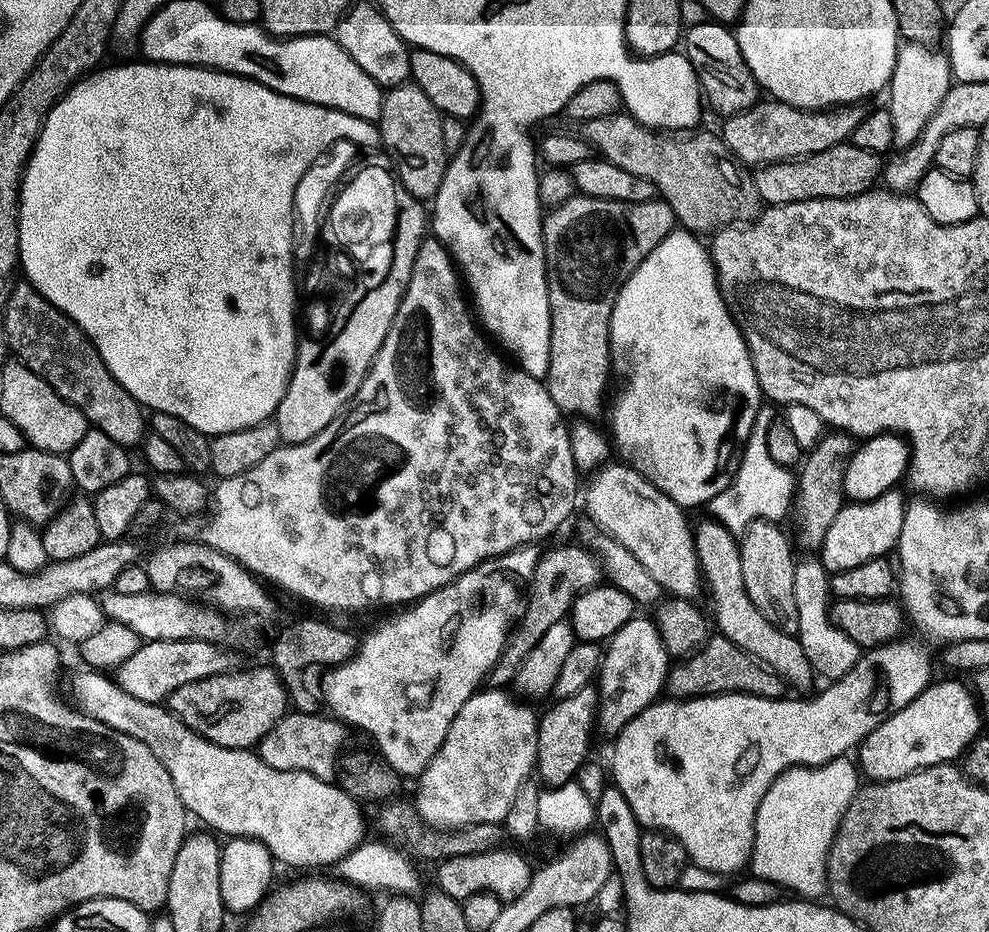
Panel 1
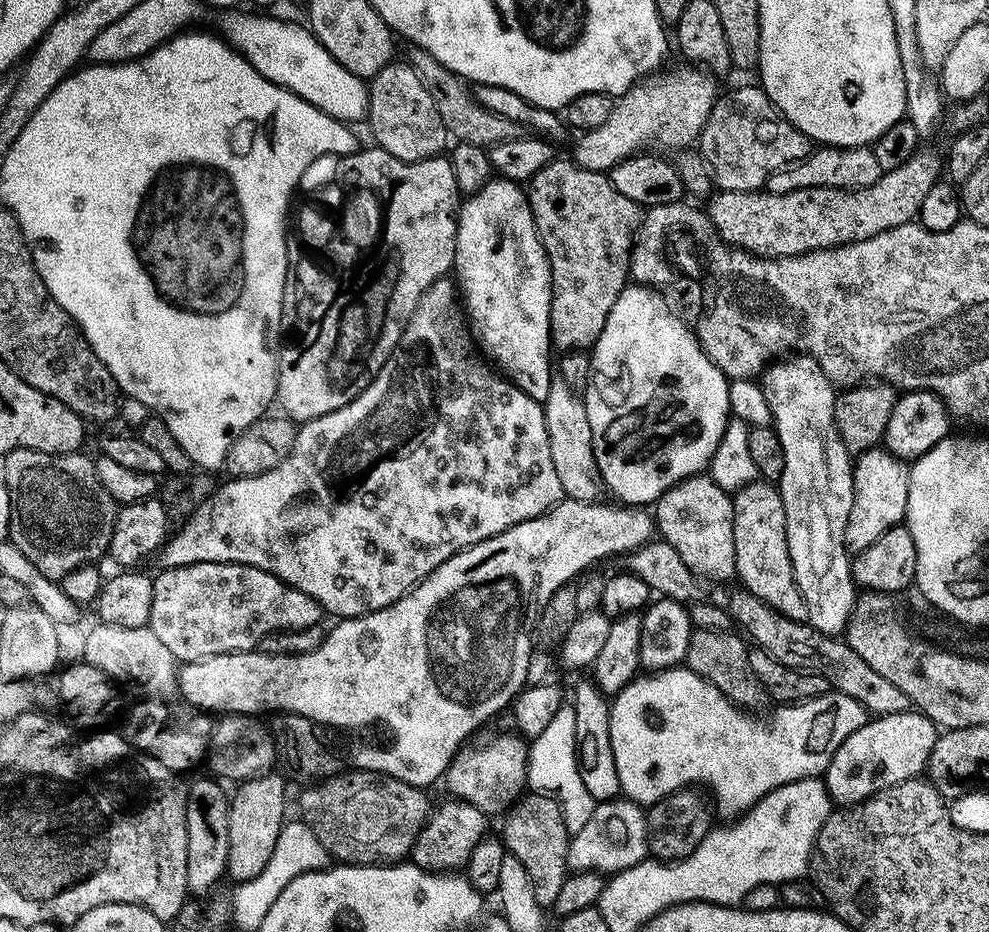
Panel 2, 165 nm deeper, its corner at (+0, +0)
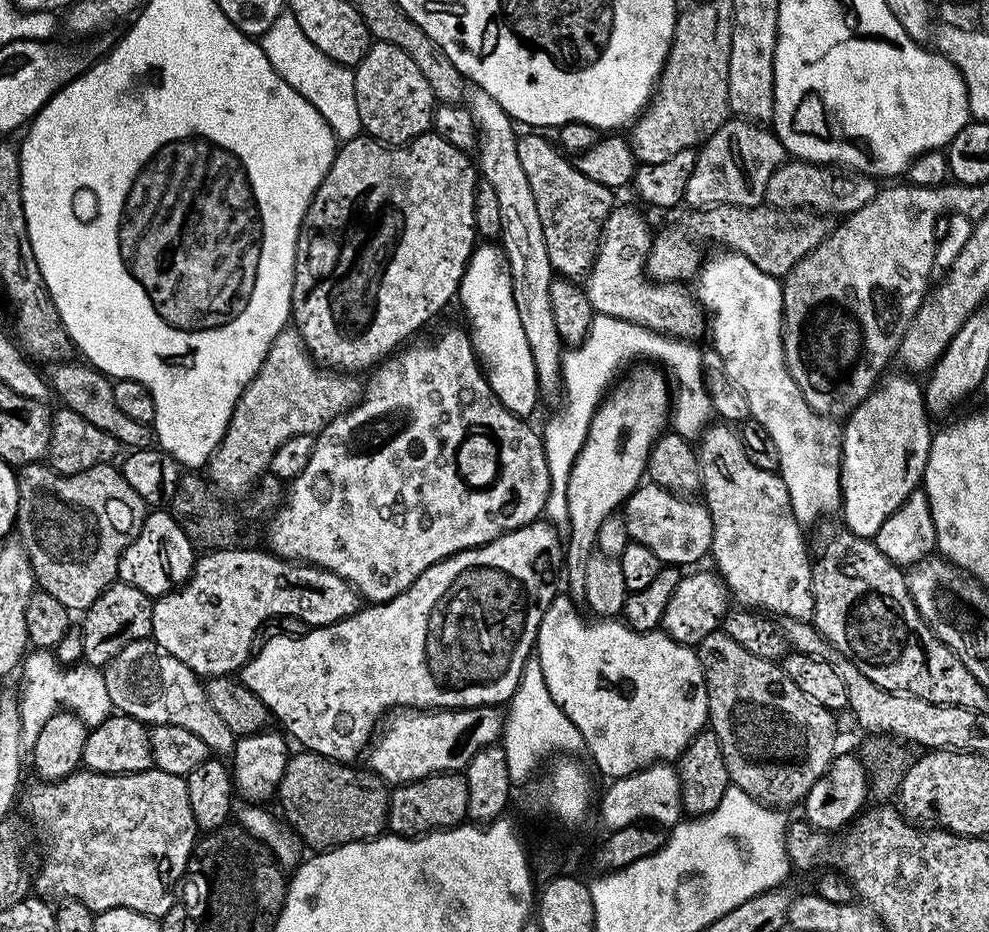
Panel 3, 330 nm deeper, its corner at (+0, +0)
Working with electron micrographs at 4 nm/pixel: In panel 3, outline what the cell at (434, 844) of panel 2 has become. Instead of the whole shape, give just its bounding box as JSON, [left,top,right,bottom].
[388,772,468,838]

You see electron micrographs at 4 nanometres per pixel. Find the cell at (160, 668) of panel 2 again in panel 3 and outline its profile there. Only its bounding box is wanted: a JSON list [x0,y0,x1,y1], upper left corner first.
[102,638,237,757]

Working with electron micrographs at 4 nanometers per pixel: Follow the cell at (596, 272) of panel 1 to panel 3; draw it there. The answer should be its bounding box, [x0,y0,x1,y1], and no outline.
[516,135,614,278]

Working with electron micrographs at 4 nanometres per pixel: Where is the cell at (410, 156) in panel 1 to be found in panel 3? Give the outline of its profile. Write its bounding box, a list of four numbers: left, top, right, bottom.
[354,43,434,146]

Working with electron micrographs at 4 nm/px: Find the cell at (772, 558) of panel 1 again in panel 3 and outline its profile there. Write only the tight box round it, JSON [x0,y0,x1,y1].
[698,423,814,621]

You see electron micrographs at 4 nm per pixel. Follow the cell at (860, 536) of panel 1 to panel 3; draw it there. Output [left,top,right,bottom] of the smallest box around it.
[840,375,934,538]

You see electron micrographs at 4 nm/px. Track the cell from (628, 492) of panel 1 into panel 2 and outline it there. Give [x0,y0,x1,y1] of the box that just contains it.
[543,379,602,501]

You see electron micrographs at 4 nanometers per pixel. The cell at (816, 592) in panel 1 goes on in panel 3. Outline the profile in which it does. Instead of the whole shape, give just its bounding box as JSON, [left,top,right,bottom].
[694,250,842,526]

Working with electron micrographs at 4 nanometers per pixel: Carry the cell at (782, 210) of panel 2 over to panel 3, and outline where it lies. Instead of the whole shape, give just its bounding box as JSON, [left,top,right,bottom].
[645,204,830,282]

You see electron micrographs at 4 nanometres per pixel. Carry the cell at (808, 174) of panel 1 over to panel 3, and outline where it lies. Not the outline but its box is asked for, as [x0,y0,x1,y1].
[764,158,878,218]

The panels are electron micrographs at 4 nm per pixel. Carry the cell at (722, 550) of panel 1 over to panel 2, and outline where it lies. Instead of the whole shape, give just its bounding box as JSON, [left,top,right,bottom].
[654,475,736,581]

